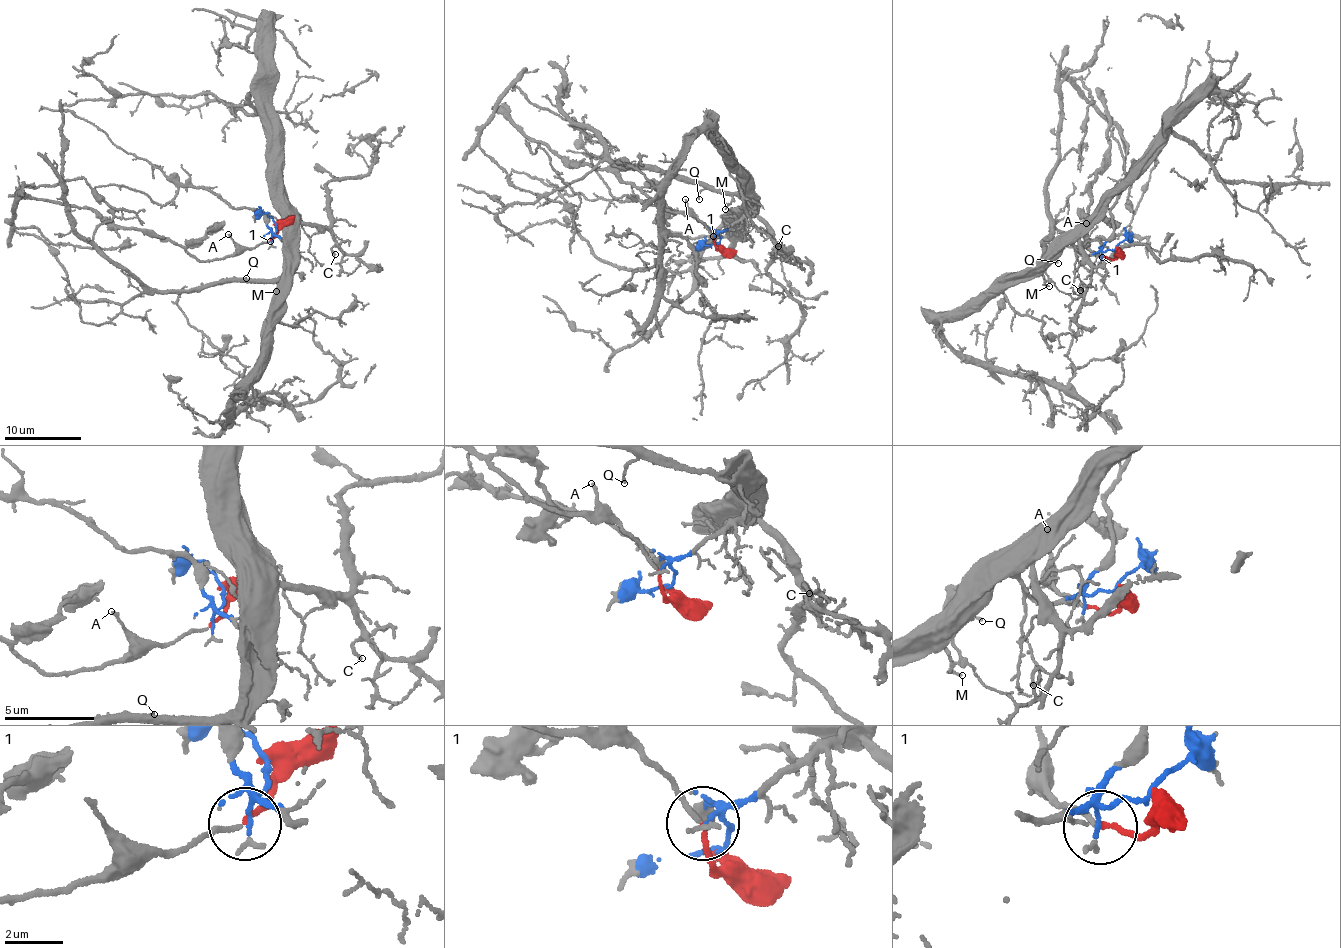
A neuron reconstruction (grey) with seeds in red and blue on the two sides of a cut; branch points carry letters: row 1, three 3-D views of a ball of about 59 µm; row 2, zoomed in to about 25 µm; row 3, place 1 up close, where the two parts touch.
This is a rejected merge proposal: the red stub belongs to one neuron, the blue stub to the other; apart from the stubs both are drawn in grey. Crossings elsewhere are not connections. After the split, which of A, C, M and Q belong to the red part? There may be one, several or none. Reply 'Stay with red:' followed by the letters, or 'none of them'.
Stay with red: A

